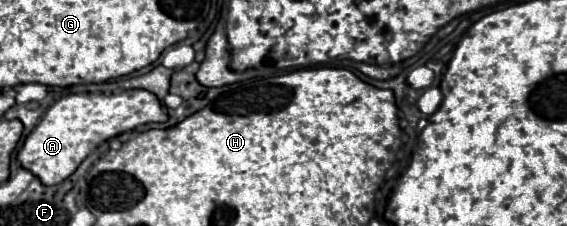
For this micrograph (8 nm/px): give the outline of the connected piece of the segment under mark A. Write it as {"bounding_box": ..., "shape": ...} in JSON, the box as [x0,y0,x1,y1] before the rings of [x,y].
{"bounding_box":[17,89,167,185],"shape":[[[127,89],[117,95],[103,93],[69,93],[55,101],[43,115],[39,125],[25,137],[21,151],[17,153],[19,163],[29,169],[43,185],[57,185],[65,181],[81,161],[103,141],[133,131],[137,125],[145,123],[165,123],[167,111],[161,101],[145,89]]]}

